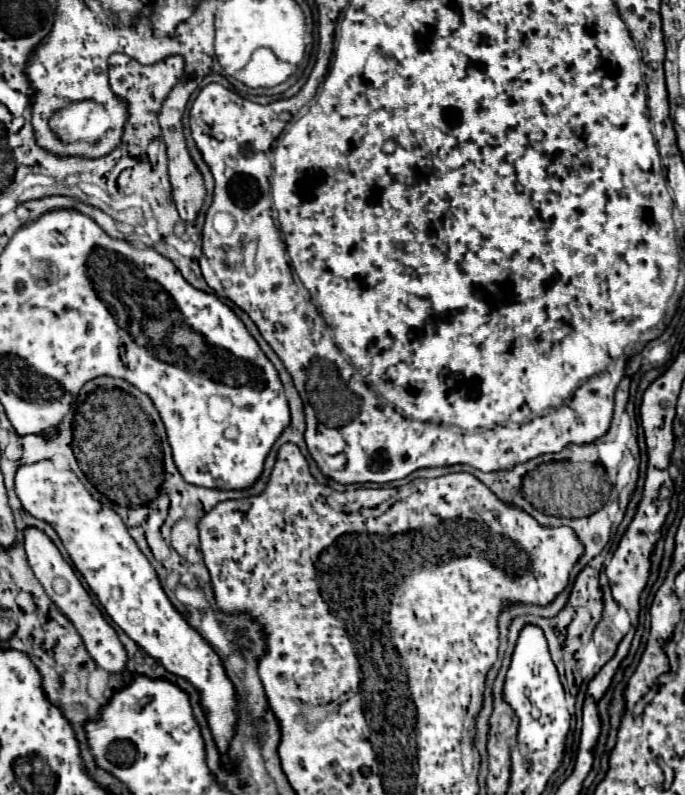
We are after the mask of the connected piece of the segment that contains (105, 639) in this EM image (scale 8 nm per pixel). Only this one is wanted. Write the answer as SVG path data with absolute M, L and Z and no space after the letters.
M27 528L25 530L25 552L27 552L27 558L29 558L29 566L33 568L37 580L43 584L45 592L57 604L57 608L73 622L73 626L77 628L79 636L83 638L83 644L85 644L87 652L97 662L97 666L103 668L109 674L125 672L125 666L127 666L127 650L125 650L125 646L121 644L117 632L103 618L101 610L93 604L91 596L81 586L81 582L75 576L73 568L63 560L63 556L55 548L55 544L41 530Z

